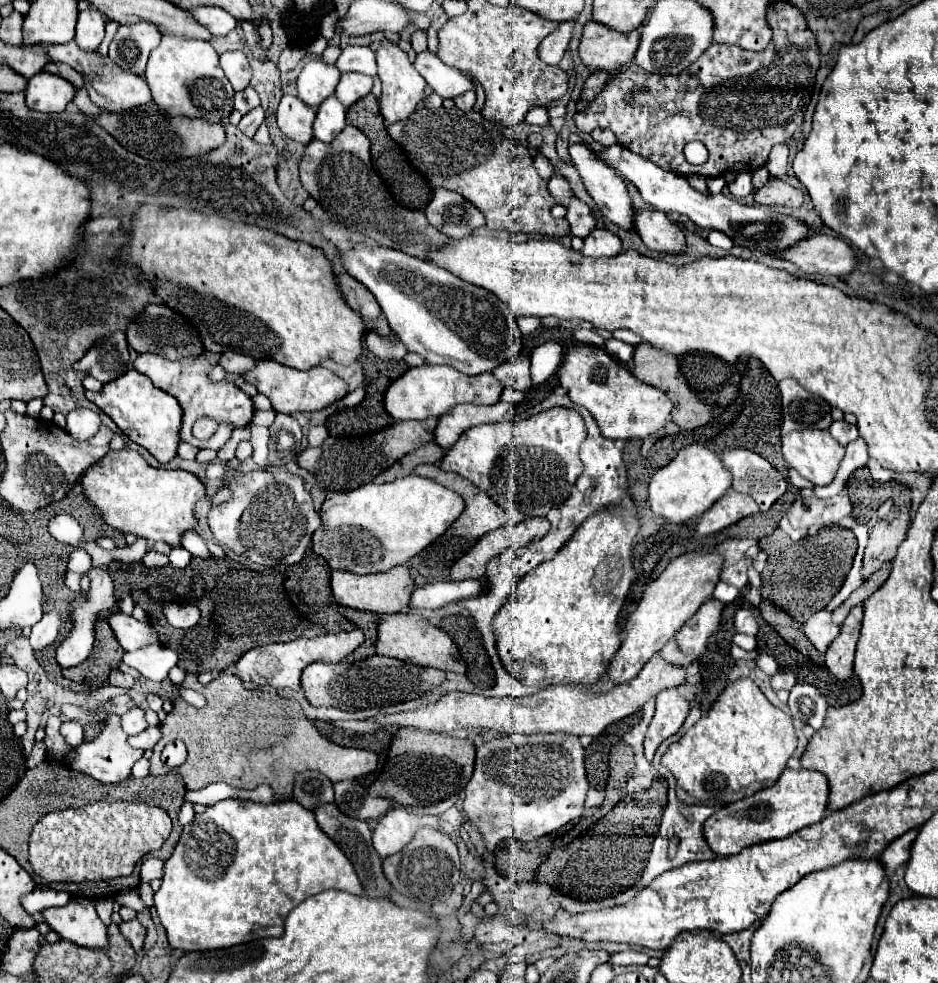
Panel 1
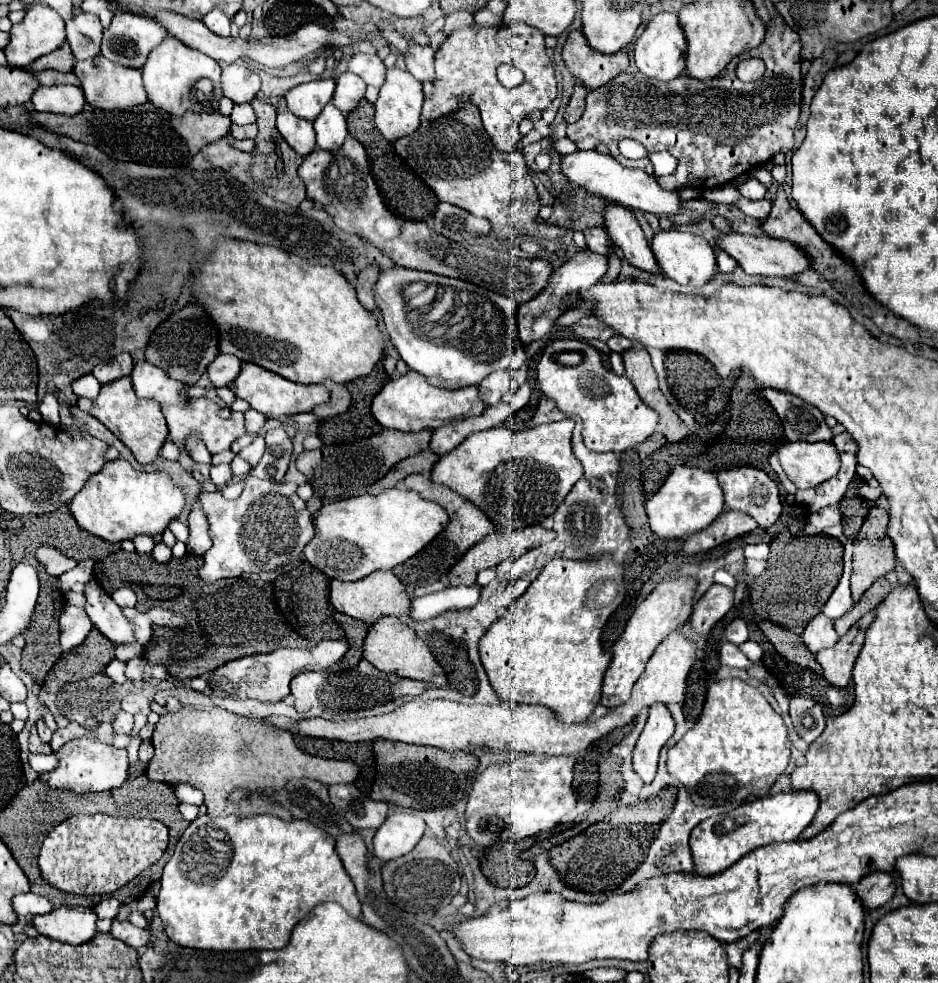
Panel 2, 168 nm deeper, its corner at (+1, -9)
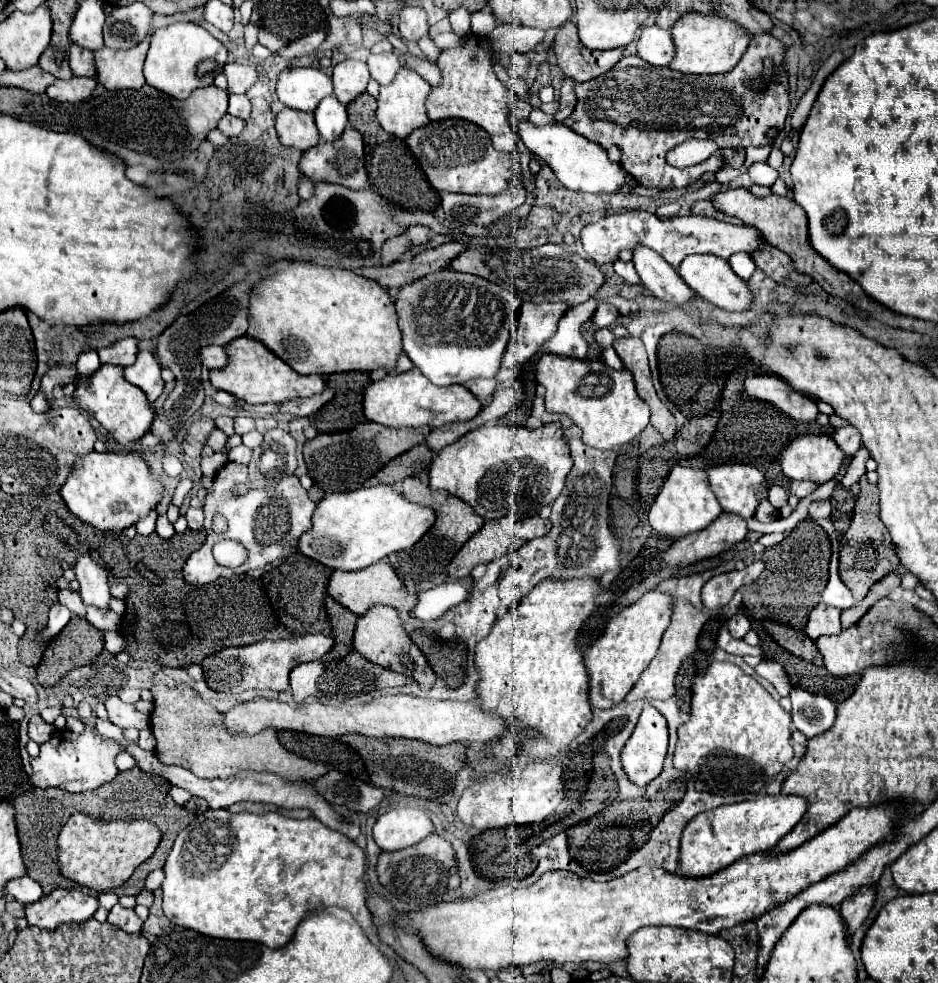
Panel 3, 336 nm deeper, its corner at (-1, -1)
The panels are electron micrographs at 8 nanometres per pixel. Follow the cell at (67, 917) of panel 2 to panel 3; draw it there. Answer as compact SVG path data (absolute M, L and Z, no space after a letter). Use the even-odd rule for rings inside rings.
M56 888L48 896L42 896L38 902L32 902L24 908L26 920L30 926L54 930L64 922L86 922L98 908L98 900L80 892Z

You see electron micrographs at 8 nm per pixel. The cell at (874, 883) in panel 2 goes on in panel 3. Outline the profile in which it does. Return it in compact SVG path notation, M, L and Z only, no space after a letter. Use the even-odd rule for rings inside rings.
M864 886L862 890L854 892L850 898L846 898L840 906L838 912L846 924L846 934L852 936L852 932L866 920L876 896L876 886Z

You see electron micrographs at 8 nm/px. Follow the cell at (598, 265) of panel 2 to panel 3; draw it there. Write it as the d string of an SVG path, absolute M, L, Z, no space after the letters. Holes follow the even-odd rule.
M524 302L518 314L518 326L504 352L502 366L516 368L524 364L528 358L532 358L538 352L538 348L556 334L558 320L566 310L568 306L564 302L542 306Z

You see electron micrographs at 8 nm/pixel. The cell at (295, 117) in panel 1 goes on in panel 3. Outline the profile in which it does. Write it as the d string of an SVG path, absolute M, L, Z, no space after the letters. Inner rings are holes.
M284 108L276 116L276 132L280 136L280 142L290 148L308 150L320 142L318 128L314 124L312 112L300 112L292 108Z

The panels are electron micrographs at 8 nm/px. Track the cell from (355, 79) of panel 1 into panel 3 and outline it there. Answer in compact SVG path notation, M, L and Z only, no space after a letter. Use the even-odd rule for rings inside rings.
M348 58L334 66L332 82L334 82L334 96L346 106L356 96L366 92L366 84L370 80L370 72L366 62Z

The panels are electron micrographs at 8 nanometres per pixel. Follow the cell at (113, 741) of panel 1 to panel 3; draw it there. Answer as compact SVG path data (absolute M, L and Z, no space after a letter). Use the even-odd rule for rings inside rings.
M86 726L82 734L74 734L70 730L56 730L52 738L40 744L40 754L30 760L32 764L32 784L38 788L62 788L66 792L86 792L96 790L98 786L114 780L118 768L114 766L114 758L120 752L120 746L92 734L92 728Z

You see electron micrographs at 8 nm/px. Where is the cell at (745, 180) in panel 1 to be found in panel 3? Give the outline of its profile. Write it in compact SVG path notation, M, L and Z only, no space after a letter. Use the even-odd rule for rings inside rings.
M762 162L762 164L752 164L752 166L748 168L748 174L750 174L750 180L752 180L754 184L762 184L762 186L772 186L774 180L778 178L778 172L776 172L772 166L768 166L766 162Z

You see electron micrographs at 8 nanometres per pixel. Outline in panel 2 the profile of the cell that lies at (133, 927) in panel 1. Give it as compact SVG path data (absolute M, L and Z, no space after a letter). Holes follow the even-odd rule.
M114 920L110 934L112 934L114 938L126 942L126 944L132 946L134 950L140 950L140 948L146 946L146 942L148 942L148 930L136 928L136 926L132 926L128 920L126 920L126 922Z

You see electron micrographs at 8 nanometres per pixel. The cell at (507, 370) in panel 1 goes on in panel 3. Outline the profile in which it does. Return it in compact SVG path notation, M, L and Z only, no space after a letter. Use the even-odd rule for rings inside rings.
M474 378L470 382L466 382L466 386L470 388L470 392L478 398L478 400L484 400L488 396L494 394L496 390L496 380L494 378Z

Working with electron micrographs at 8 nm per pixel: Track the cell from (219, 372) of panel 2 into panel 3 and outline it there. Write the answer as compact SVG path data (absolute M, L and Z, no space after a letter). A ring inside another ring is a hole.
M206 346L202 348L200 352L200 360L206 368L222 368L226 362L228 362L228 356L224 352L224 348L218 348L218 346Z

